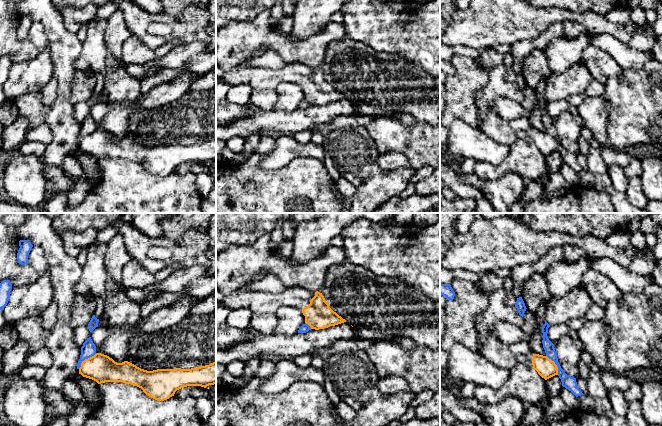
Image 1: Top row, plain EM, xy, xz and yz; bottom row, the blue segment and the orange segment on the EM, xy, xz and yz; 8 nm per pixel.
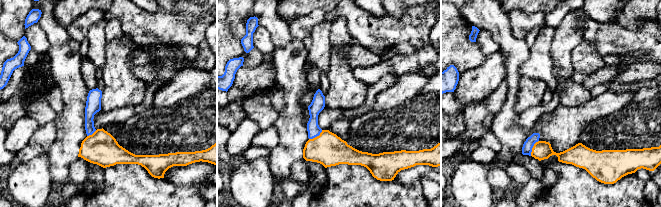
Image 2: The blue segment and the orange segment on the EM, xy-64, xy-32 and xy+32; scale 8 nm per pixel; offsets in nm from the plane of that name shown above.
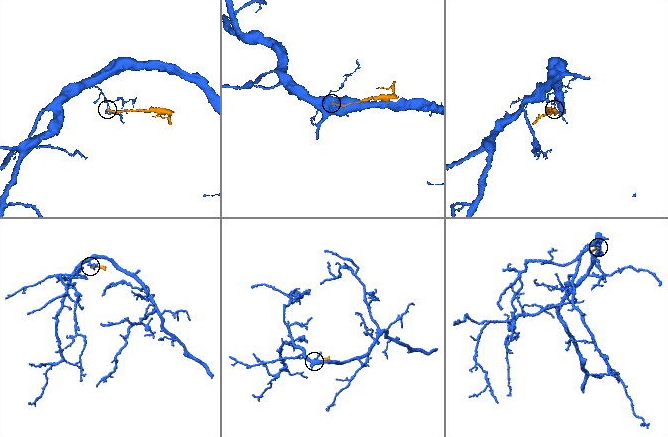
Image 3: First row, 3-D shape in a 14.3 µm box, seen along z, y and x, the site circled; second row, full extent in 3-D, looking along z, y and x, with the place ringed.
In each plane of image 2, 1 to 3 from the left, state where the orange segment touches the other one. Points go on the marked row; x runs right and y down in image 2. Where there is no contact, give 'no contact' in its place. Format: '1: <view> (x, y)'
1: xy-64 (91, 134)
2: xy-32 (316, 136)
3: xy+32 (532, 147)

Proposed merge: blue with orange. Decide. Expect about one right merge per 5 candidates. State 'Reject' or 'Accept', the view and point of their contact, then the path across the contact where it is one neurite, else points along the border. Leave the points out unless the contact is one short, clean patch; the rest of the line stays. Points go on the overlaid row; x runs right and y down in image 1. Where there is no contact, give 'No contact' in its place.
Reject. Touches blue at xy (86, 358). Boundary: xy (96, 353), (86, 358), (78, 368)

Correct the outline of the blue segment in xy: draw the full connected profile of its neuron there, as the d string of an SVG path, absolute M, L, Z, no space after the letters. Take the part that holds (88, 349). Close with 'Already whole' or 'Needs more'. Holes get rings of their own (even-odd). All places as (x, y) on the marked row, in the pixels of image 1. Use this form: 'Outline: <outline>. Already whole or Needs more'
Outline: M91 337L87 338L87 340L83 343L81 347L81 355L77 364L77 369L81 367L81 363L96 354L96 346L93 343Z. Already whole

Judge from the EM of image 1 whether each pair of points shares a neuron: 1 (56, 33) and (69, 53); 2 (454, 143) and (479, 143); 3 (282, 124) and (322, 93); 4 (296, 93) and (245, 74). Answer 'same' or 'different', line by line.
1: same
2: same
3: different
4: different

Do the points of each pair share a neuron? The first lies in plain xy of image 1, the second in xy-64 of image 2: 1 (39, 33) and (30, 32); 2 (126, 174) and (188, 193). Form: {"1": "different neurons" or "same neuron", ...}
{"1": "same neuron", "2": "same neuron"}

